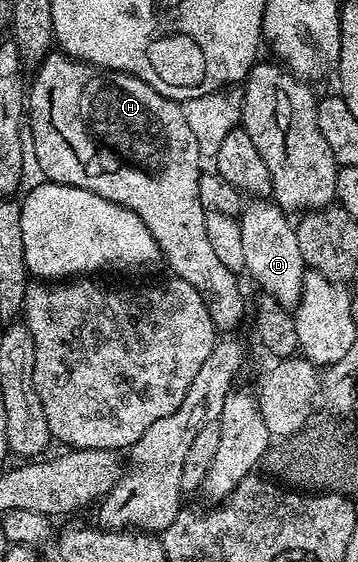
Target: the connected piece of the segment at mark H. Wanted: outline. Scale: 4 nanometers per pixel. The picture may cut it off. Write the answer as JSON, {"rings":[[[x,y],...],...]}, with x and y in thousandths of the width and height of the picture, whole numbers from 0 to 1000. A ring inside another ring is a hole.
{"rings":[[[137,93],[126,98],[123,103],[115,105],[109,116],[101,119],[103,133],[92,139],[92,155],[81,153],[75,160],[75,231],[92,237],[92,267],[87,260],[87,274],[103,279],[103,295],[109,301],[126,308],[123,315],[134,319],[140,324],[176,324],[184,331],[212,331],[221,338],[240,338],[243,342],[265,342],[265,349],[288,349],[302,359],[330,359],[335,367],[352,367],[358,374],[383,381],[388,384],[388,391],[399,391],[399,399],[411,399],[411,406],[422,413],[422,420],[430,427],[439,429],[439,438],[450,443],[450,450],[455,454],[455,466],[464,466],[466,472],[475,473],[480,486],[492,489],[497,495],[508,495],[511,498],[522,498],[522,505],[534,505],[547,512],[567,527],[567,534],[584,539],[584,553],[589,555],[589,569],[598,577],[606,578],[609,589],[617,591],[651,591],[662,578],[673,573],[673,564],[687,564],[690,559],[690,544],[684,552],[684,530],[673,525],[673,509],[662,500],[668,500],[665,489],[656,489],[645,484],[645,477],[628,475],[612,461],[601,456],[601,447],[589,443],[589,432],[578,427],[578,399],[573,397],[573,384],[578,375],[567,370],[567,363],[556,356],[556,320],[561,319],[567,302],[561,295],[561,286],[567,286],[567,276],[561,272],[561,265],[556,263],[556,256],[545,249],[545,240],[534,237],[534,228],[522,222],[522,206],[511,206],[511,199],[506,198],[506,183],[483,180],[480,174],[469,174],[466,171],[455,171],[444,164],[433,164],[433,157],[422,157],[422,149],[411,149],[399,142],[388,142],[377,135],[366,135],[363,132],[346,132],[341,125],[288,125],[277,117],[254,117],[243,110],[221,110],[212,103],[196,103],[168,93]]]}

